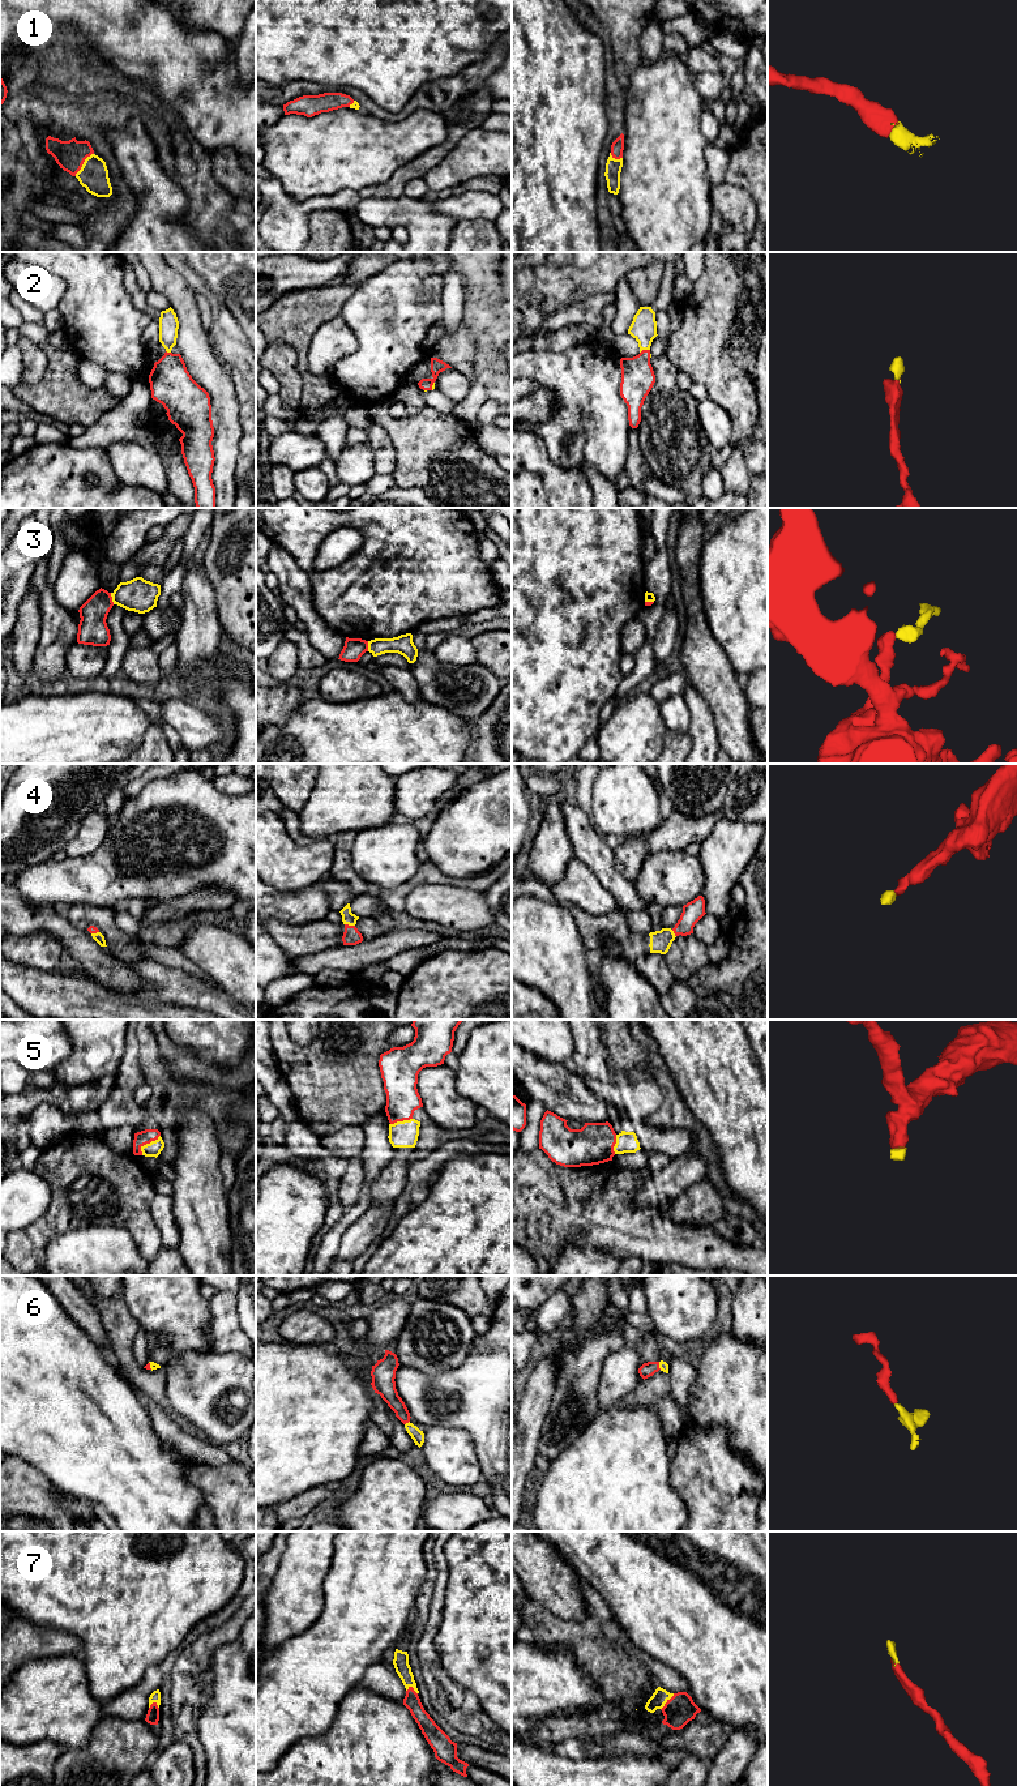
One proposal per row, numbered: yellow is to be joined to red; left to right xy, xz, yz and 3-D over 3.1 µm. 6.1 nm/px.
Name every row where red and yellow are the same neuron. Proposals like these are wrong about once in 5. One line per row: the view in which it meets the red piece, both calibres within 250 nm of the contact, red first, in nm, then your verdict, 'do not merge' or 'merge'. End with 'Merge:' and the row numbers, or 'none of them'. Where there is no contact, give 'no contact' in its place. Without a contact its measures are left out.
1: meets red in xy; 180 nm thick on the red side, 180 nm on the other; merge
2: meets red in yz; 200 nm thick on the red side, 160 nm on the other; merge
3: meets red in xy; 180 nm thick on the red side, 200 nm on the other; do not merge
4: meets red in xz; 110 nm thick on the red side, 80 nm on the other; merge
5: meets red in xy; 90 nm thick on the red side, 90 nm on the other; merge
6: meets red in xz; 110 nm thick on the red side, 80 nm on the other; merge
7: meets red in yz; 180 nm thick on the red side, 100 nm on the other; merge
Merge: 1, 2, 4, 5, 6, 7

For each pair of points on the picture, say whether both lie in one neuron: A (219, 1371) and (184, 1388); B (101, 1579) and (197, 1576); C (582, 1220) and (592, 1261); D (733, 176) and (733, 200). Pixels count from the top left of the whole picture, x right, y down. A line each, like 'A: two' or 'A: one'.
A: one
B: one
C: two
D: two

